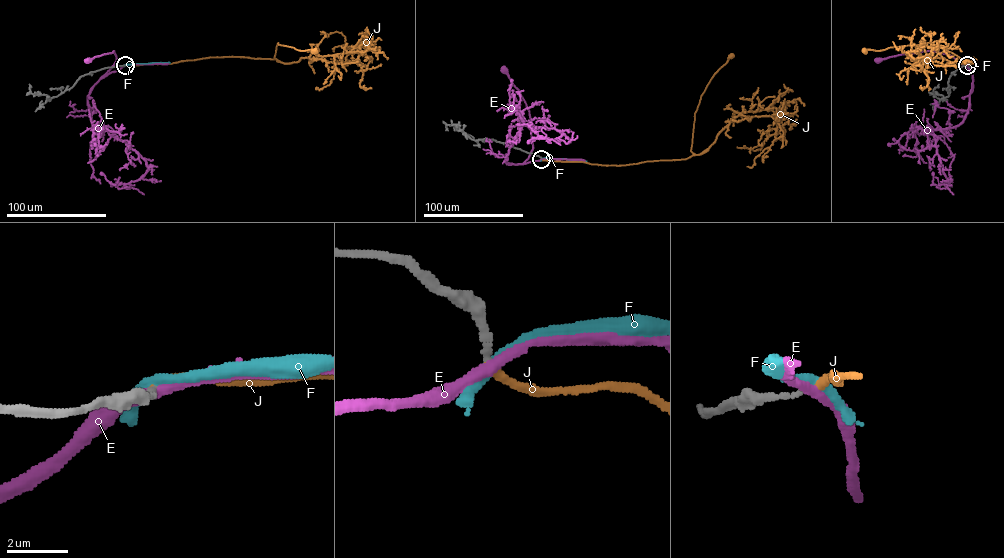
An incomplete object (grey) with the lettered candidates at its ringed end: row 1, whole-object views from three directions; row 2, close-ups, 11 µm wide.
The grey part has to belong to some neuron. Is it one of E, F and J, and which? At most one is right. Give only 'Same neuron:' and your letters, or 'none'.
Same neuron: J

